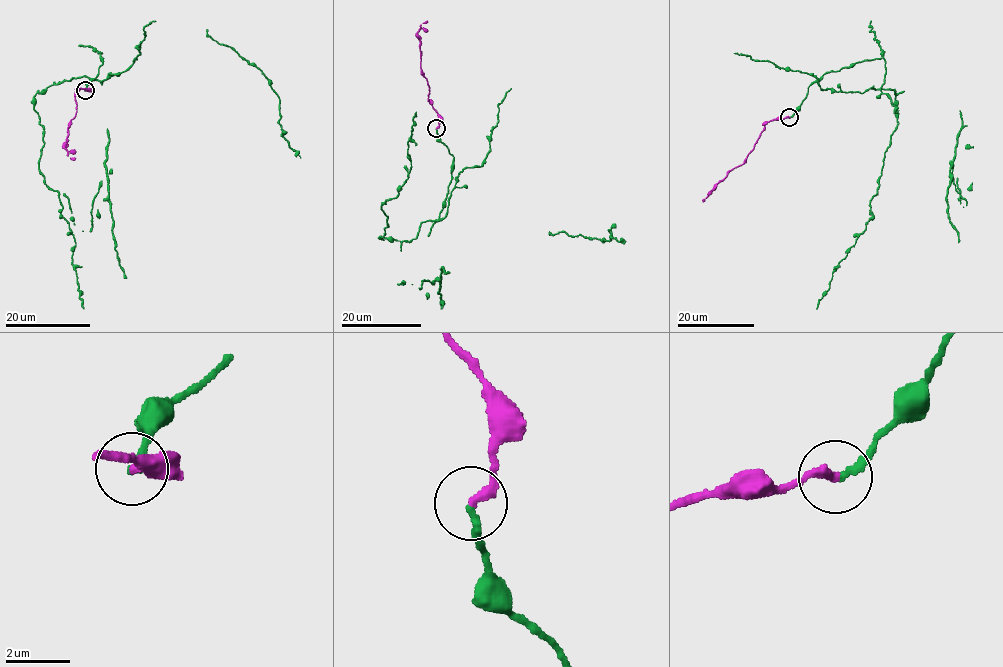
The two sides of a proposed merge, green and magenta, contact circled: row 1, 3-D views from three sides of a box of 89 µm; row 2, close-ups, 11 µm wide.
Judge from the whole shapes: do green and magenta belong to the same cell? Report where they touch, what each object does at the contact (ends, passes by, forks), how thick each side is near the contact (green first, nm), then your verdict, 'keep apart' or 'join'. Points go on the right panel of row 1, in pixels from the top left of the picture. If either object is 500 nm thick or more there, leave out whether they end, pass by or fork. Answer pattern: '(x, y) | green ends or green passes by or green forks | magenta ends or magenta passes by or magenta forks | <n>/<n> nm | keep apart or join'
(789, 117) | green ends | magenta ends | 240/320 nm | join

